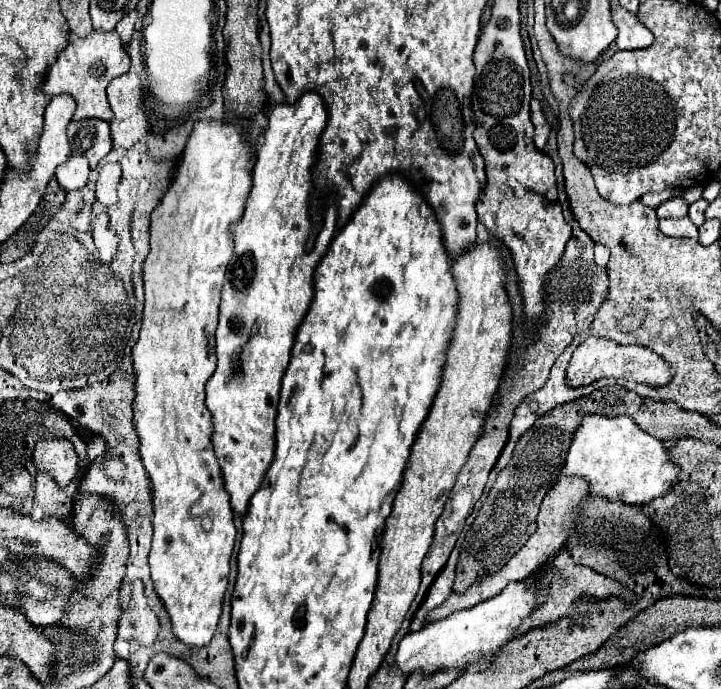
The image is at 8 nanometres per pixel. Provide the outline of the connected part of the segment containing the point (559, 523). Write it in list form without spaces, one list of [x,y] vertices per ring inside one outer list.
[[[561,474],[557,484],[545,494],[543,502],[541,502],[541,510],[539,510],[539,516],[537,516],[537,530],[535,534],[531,534],[531,538],[527,540],[527,544],[493,576],[485,576],[477,582],[473,582],[469,586],[467,592],[463,594],[451,594],[441,606],[437,606],[431,614],[429,614],[429,622],[433,620],[443,620],[447,616],[451,616],[453,612],[457,610],[463,610],[463,608],[471,608],[479,602],[485,602],[489,598],[493,598],[495,594],[499,594],[509,582],[523,582],[525,578],[529,578],[541,564],[545,564],[549,558],[553,558],[557,554],[557,550],[563,546],[567,534],[571,532],[573,528],[573,520],[577,516],[577,502],[589,494],[589,482],[585,478],[579,478],[579,476],[567,476],[567,474]]]

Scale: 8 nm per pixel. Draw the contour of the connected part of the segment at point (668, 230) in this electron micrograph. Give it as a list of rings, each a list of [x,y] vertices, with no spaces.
[[[689,218],[659,220],[659,230],[671,238],[697,238],[697,226]]]

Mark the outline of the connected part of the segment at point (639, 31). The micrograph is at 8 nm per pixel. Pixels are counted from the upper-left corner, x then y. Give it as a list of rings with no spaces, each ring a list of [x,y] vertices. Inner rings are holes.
[[[611,4],[611,20],[619,30],[615,40],[619,50],[641,50],[653,42],[653,34],[637,20],[637,16],[619,4]]]

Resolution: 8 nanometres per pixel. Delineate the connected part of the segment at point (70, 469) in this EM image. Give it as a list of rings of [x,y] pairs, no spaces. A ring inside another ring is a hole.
[[[65,438],[37,440],[35,462],[43,470],[49,470],[61,486],[67,486],[79,474],[79,458],[75,454],[73,444]]]

